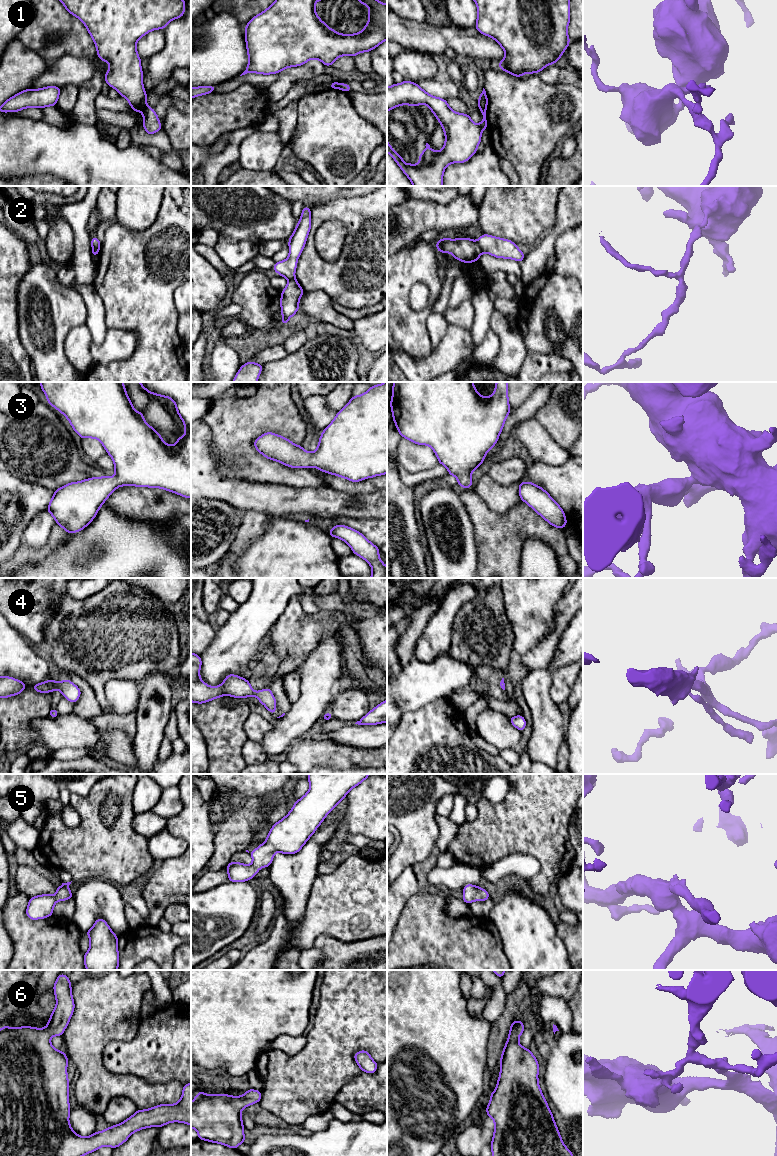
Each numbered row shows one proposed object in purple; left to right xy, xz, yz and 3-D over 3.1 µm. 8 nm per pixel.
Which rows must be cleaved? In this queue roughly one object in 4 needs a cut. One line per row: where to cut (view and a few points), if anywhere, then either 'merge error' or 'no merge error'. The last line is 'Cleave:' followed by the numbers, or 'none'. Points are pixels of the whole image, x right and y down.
1: cut xy (147, 106), (142, 112); merge error
2: cut yz (476, 242), (482, 252); merge error
3: cut none; no merge error
4: cut none; no merge error
5: cut none; no merge error
6: cut none; no merge error
Cleave: 1, 2

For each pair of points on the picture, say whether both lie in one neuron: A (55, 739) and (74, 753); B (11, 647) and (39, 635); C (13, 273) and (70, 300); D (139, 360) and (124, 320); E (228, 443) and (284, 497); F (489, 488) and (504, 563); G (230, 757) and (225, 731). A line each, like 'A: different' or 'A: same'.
A: different
B: different
C: different
D: same
E: different
F: different
G: same

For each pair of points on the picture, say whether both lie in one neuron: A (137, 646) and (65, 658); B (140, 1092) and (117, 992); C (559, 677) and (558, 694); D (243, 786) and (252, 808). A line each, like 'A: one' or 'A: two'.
A: one
B: one
C: one
D: two

